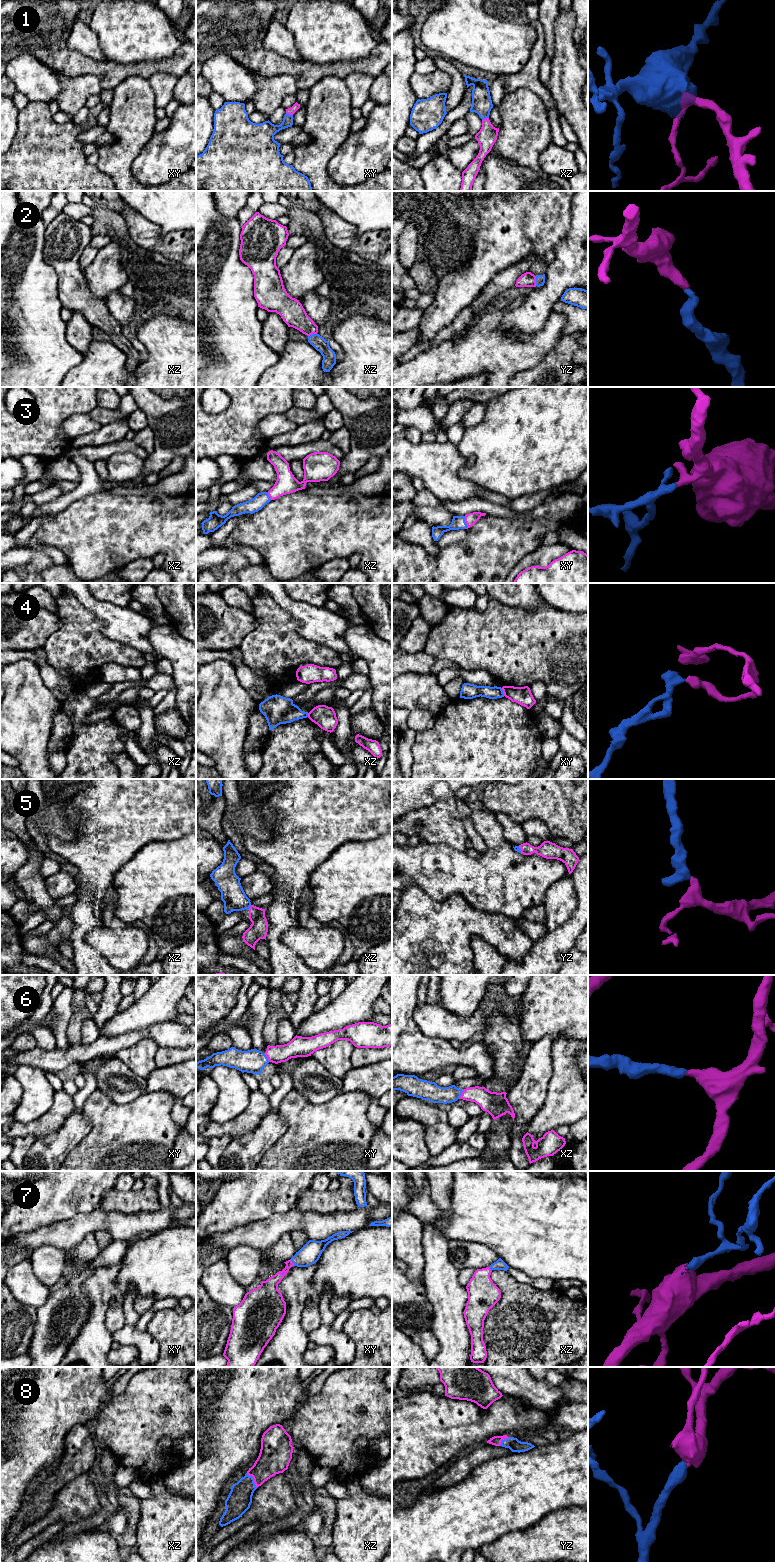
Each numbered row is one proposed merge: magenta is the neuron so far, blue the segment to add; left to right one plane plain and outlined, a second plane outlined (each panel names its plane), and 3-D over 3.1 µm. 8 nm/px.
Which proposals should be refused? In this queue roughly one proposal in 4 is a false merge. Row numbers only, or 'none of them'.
4

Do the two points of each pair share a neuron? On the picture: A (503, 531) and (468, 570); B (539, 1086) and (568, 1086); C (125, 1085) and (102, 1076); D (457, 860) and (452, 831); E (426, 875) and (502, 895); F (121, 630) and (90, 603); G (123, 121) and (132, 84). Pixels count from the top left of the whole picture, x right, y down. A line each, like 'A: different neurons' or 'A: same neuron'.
A: same neuron
B: different neurons
C: same neuron
D: different neurons
E: same neuron
F: same neuron
G: same neuron

